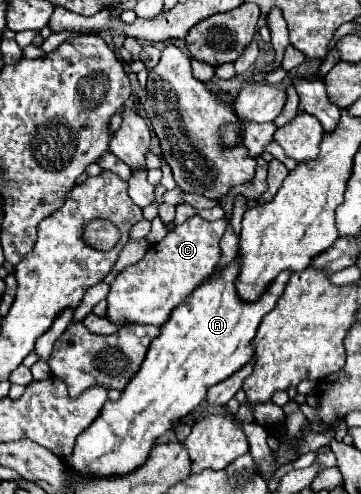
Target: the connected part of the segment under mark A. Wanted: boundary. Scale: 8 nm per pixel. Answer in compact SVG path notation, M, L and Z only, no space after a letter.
M239 258L233 260L227 268L223 268L219 276L213 276L205 284L195 288L191 298L187 298L183 306L173 310L169 322L161 326L161 336L151 342L139 372L123 388L119 400L107 400L99 418L85 432L77 436L73 452L67 458L63 458L69 472L75 472L77 476L103 476L103 478L127 476L135 472L139 466L147 462L149 452L155 446L157 438L163 436L175 422L179 422L189 412L193 412L205 400L209 386L223 382L225 378L229 378L233 372L237 372L241 366L245 366L251 360L251 356L255 354L253 338L257 326L261 318L267 312L271 312L273 306L277 304L291 272L281 272L257 302L243 302L237 296L235 274L239 274Z

